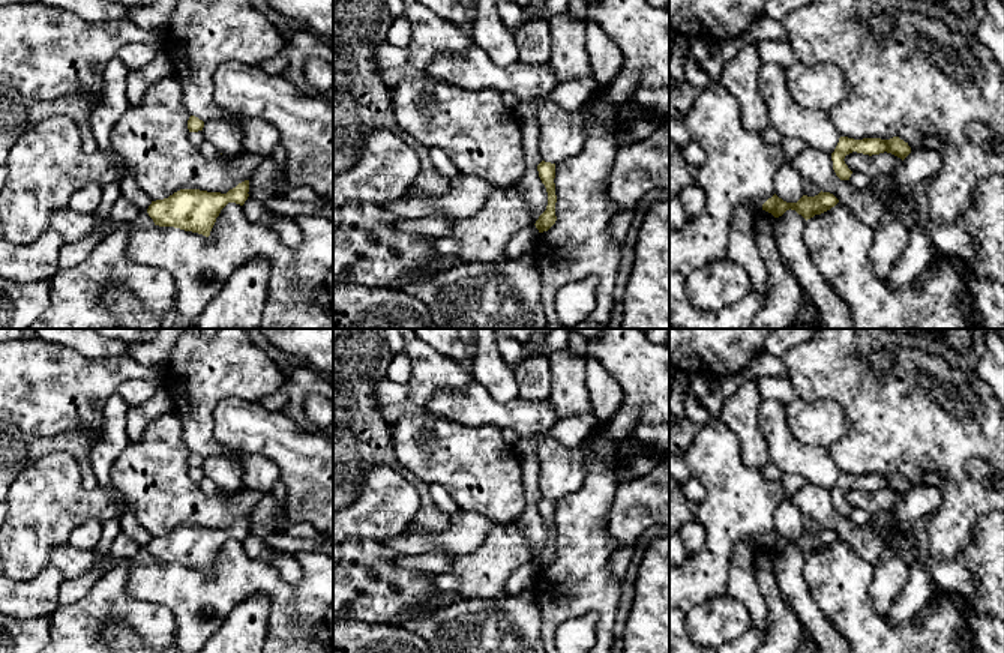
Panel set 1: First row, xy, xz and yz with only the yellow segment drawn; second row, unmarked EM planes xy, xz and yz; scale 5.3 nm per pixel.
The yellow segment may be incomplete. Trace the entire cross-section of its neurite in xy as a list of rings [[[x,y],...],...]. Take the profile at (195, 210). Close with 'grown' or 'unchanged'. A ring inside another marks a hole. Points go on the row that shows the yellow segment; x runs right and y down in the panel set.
[[[249,180],[239,183],[227,194],[200,189],[180,189],[164,200],[152,201],[147,209],[155,225],[174,227],[210,236],[221,210],[228,203],[243,206],[249,197]]]; unchanged

